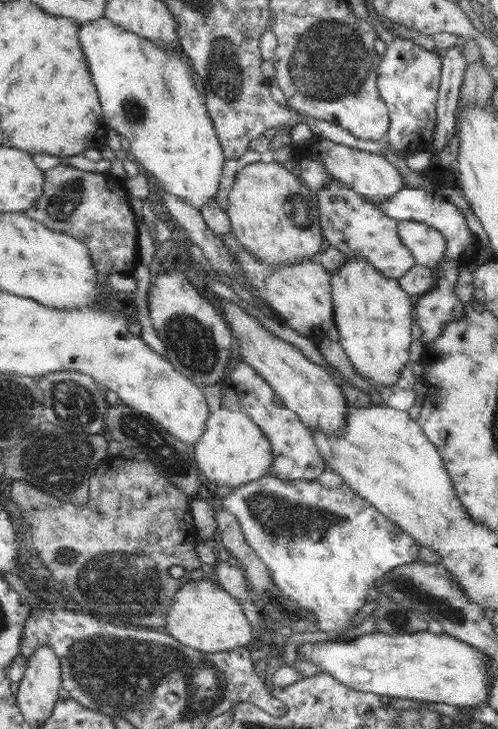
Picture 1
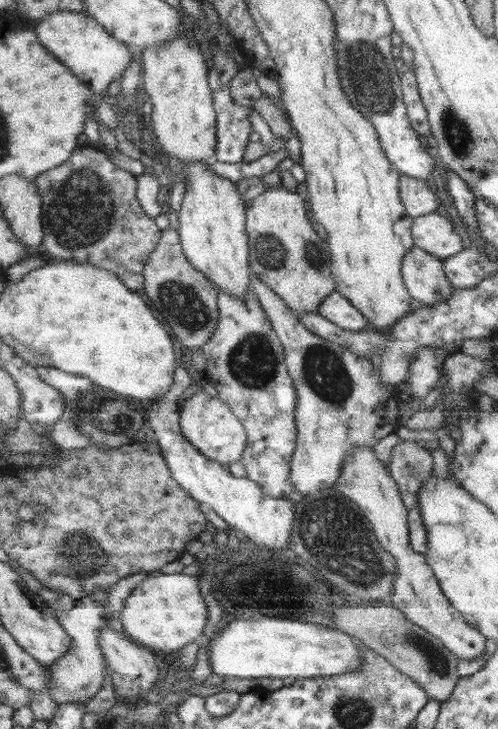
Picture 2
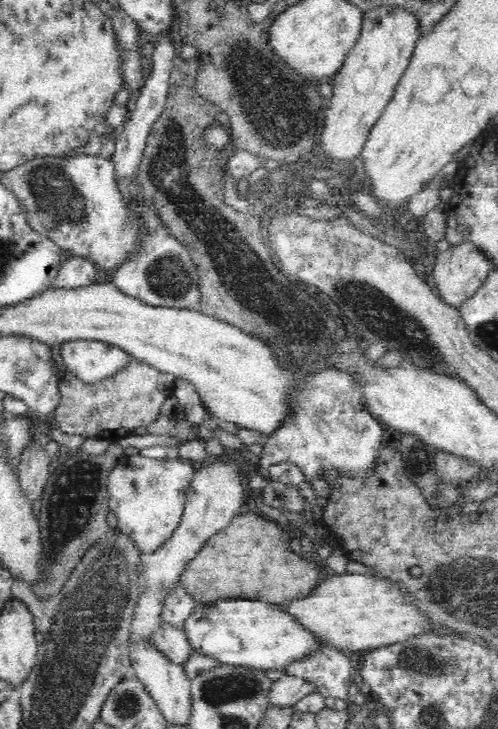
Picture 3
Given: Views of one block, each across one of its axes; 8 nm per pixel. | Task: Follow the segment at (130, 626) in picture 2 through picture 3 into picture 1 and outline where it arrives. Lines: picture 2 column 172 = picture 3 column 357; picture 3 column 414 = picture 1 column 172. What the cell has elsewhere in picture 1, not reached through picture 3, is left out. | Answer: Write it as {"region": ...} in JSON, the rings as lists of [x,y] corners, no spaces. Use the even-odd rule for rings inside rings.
{"region":[[[214,577],[190,580],[179,594],[168,617],[166,632],[170,632],[182,644],[202,652],[228,652],[248,646],[254,640],[254,628],[244,605],[234,594],[226,592]]]}

